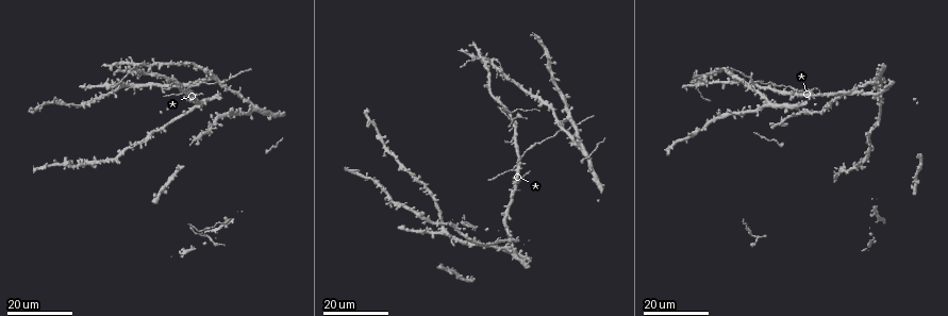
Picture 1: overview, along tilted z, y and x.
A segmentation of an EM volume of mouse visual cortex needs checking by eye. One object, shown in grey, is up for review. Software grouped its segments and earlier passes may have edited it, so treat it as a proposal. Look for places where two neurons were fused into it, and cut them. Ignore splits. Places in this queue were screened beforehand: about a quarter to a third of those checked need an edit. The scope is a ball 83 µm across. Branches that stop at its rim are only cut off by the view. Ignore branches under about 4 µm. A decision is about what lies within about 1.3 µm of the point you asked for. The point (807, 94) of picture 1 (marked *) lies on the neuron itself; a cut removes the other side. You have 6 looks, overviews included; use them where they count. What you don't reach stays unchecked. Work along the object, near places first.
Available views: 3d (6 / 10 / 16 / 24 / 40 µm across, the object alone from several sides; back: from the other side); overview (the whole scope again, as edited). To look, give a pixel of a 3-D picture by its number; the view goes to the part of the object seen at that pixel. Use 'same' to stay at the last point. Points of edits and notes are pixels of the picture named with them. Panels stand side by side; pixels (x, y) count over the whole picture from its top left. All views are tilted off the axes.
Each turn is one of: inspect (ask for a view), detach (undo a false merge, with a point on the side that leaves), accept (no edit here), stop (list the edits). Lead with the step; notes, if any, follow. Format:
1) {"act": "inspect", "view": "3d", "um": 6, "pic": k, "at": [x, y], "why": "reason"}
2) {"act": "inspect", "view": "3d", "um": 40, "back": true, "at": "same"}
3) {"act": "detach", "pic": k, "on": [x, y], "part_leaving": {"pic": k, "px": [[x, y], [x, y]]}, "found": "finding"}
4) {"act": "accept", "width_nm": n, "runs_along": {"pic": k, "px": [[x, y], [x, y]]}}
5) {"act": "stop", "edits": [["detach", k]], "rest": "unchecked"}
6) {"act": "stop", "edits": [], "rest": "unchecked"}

{"act": "inspect", "view": "3d", "um": 16, "pic": 1, "at": [192, 228], "why": "two arms in line, one across"}

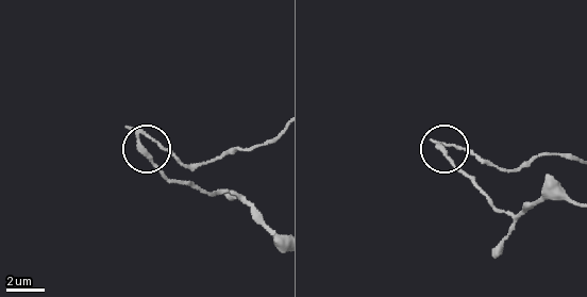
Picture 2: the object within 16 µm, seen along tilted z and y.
{"act": "inspect", "view": "3d", "um": 6, "pic": 2, "at": [454, 146]}

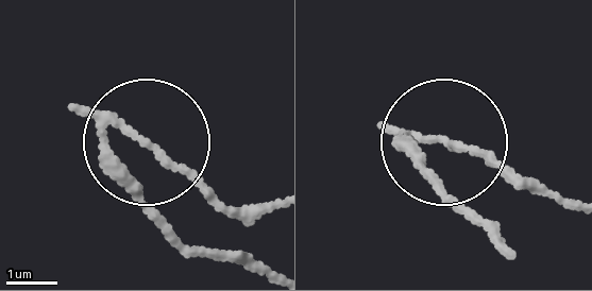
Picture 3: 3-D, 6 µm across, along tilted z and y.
{"act": "detach", "pic": 3, "on": [207, 197], "part_leaving": {"pic": 3, "px": [[129, 184], [151, 149], [233, 209], [274, 210]]}, "found": "two neurons meet here"}

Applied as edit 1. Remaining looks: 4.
{"act": "inspect", "view": "overview"}

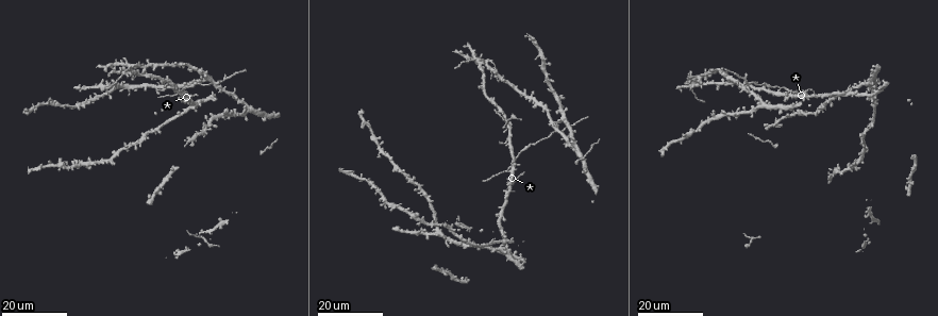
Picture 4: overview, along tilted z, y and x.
{"act": "inspect", "view": "3d", "um": 24, "pic": 4, "at": [477, 56], "why": "three-way junction"}

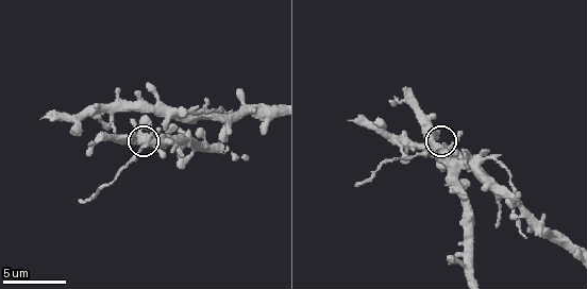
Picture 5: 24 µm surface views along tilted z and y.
{"act": "inspect", "view": "3d", "um": 6, "pic": 5, "at": [439, 146]}

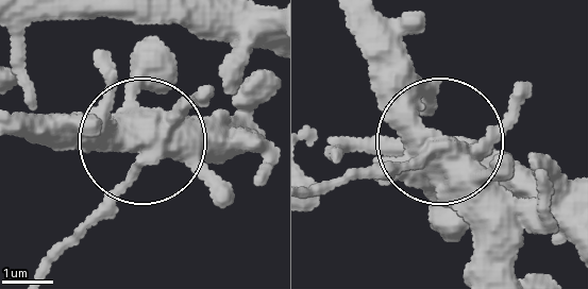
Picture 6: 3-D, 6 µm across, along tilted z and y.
{"act": "detach", "pic": 6, "on": [111, 191], "width_nm": 420, "part_leaving": {"pic": 6, "px": [[162, 148], [52, 268]]}, "found": "two neurons meet here"}

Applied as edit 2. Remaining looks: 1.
{"act": "stop", "edits": [["detach", 3], ["detach", 6]], "rest": "unchecked"}

